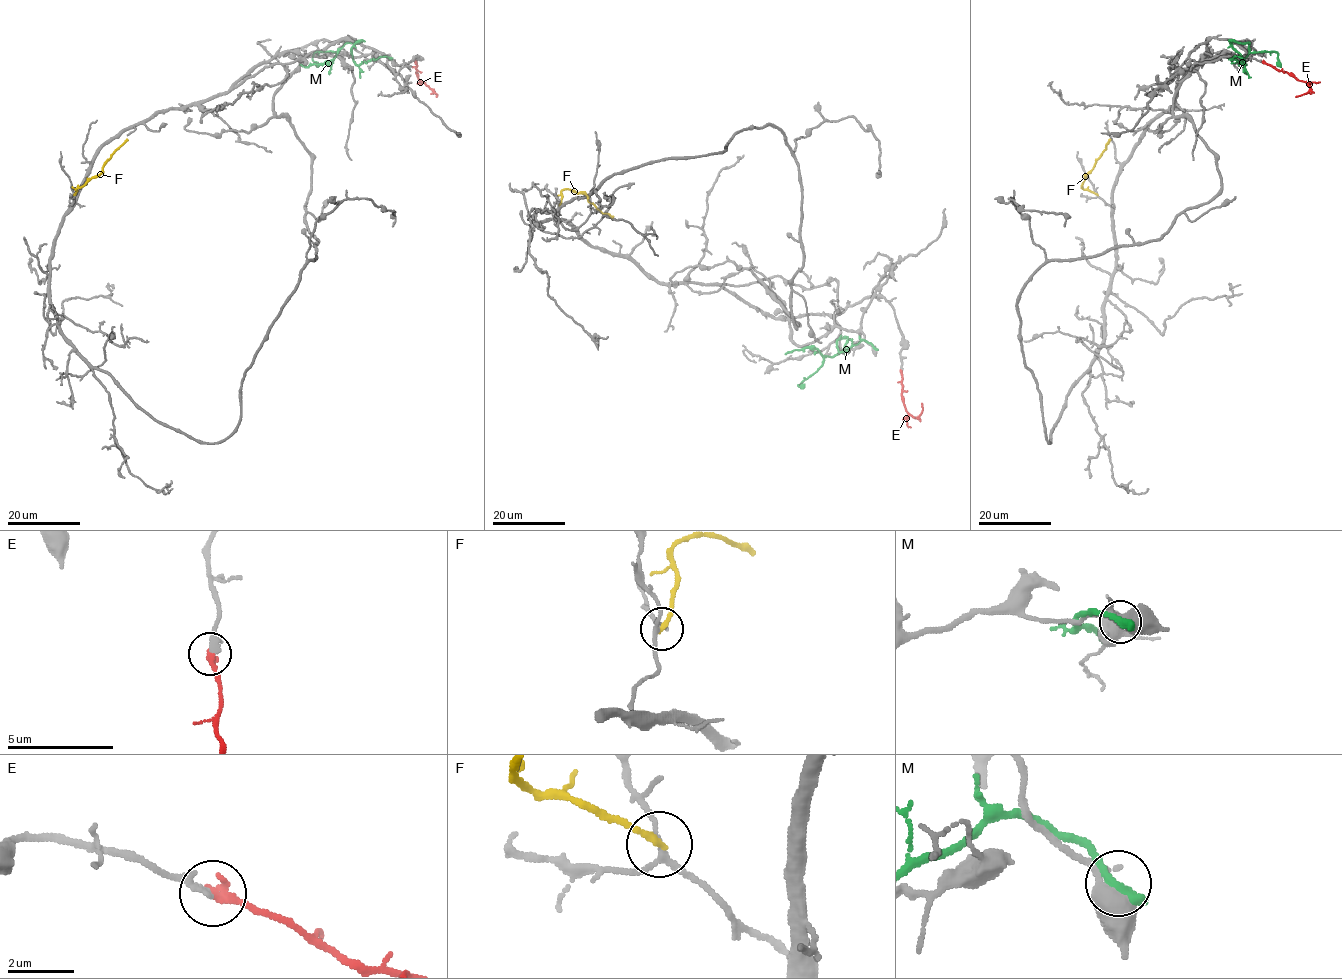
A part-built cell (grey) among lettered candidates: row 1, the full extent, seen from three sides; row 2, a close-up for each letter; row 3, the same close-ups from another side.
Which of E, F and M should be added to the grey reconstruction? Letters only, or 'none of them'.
E

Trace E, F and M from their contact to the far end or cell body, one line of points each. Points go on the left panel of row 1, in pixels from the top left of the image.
E: (414, 62), (420, 81), (436, 97)
F: (74, 194), (76, 189), (102, 171), (104, 164), (127, 139)
M: (389, 58), (357, 64), (351, 48), (361, 40), (346, 43), (338, 53), (316, 52), (312, 60), (318, 67)

